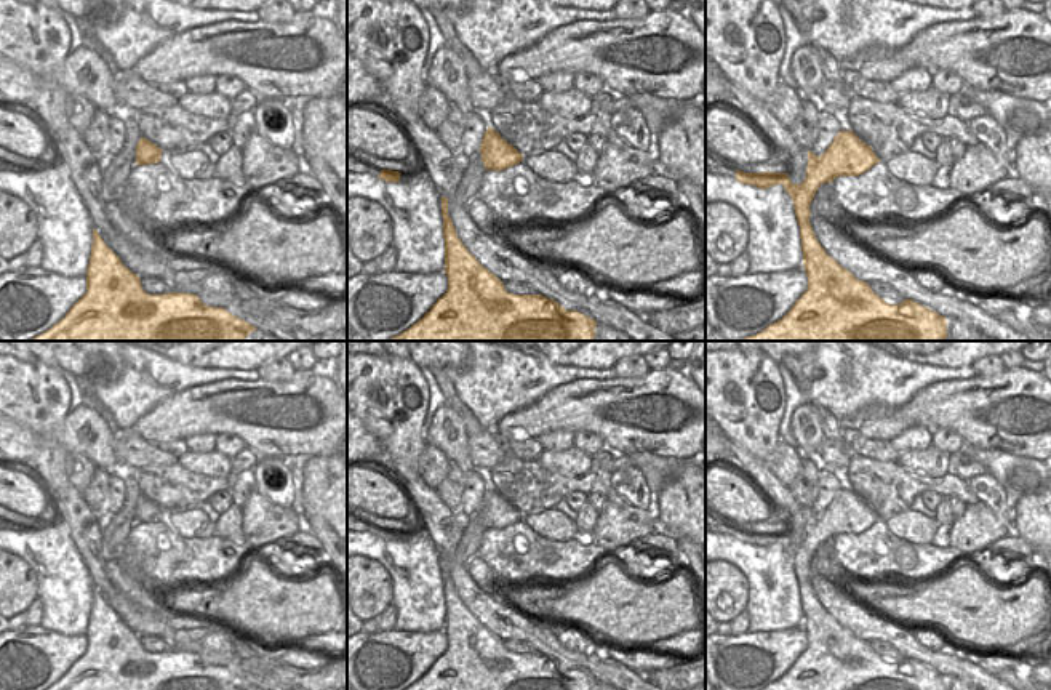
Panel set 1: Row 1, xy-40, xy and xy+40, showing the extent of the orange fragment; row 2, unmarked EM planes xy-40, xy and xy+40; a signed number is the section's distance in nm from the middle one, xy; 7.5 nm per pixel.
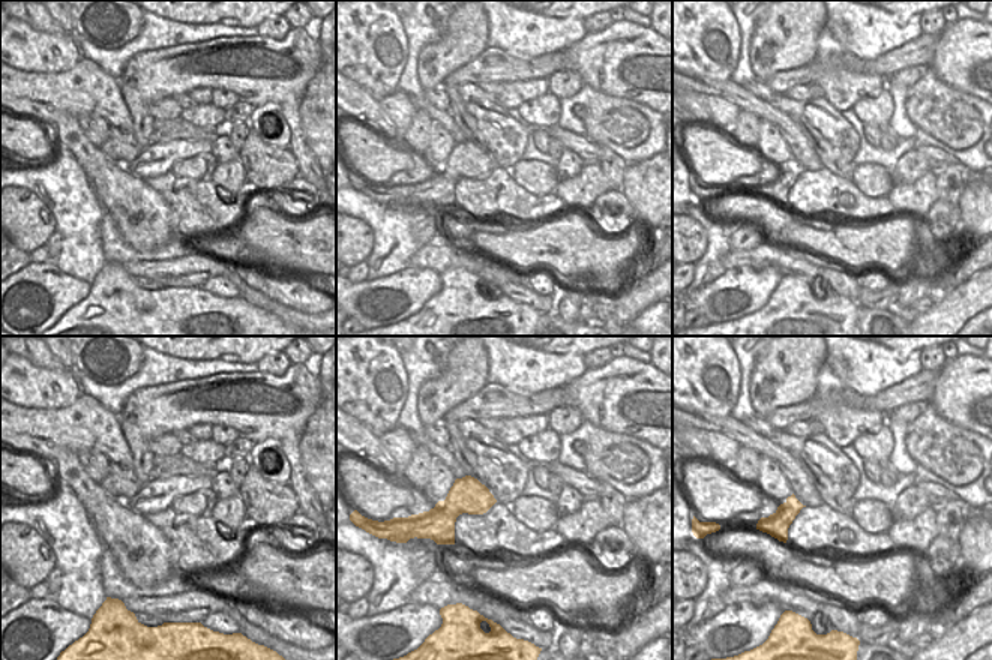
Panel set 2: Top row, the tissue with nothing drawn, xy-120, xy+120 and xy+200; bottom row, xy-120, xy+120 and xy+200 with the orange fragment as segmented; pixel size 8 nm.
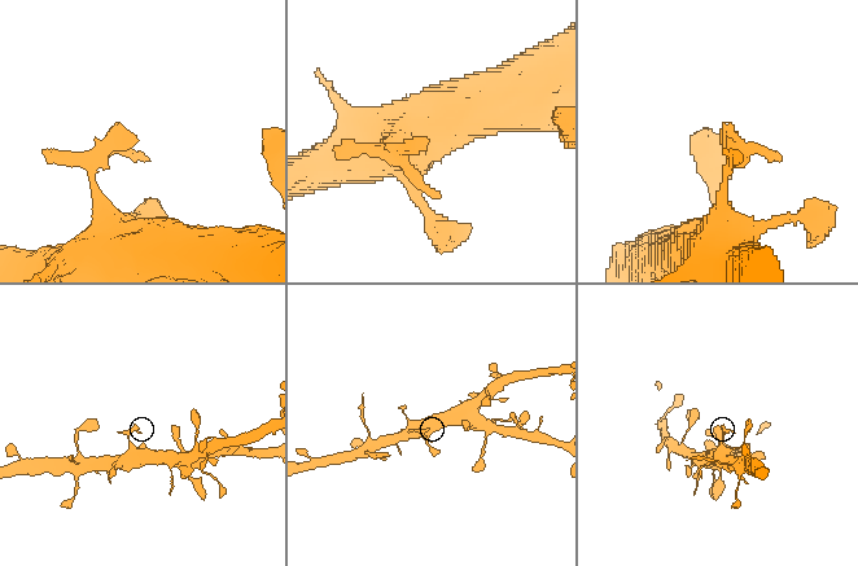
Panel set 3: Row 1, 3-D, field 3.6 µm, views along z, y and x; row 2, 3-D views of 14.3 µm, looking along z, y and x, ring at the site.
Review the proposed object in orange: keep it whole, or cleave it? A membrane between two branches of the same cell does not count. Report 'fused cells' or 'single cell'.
single cell

